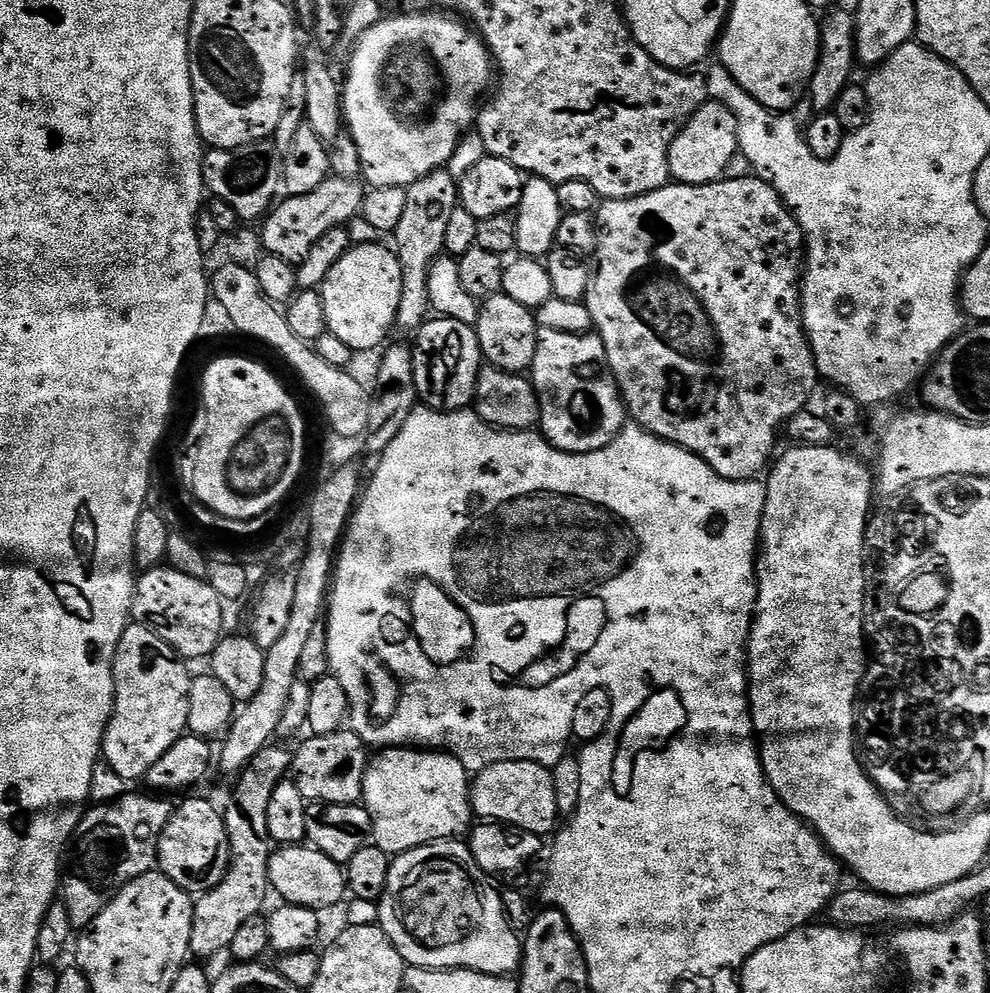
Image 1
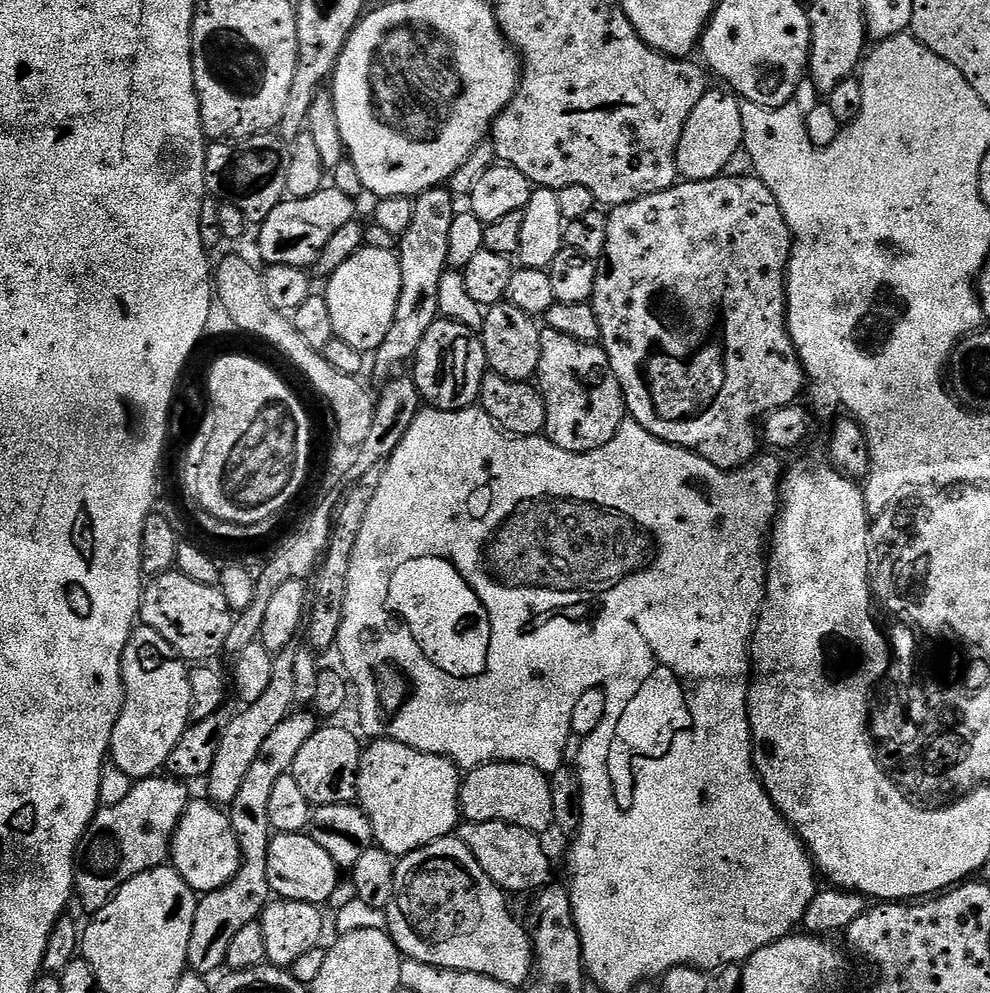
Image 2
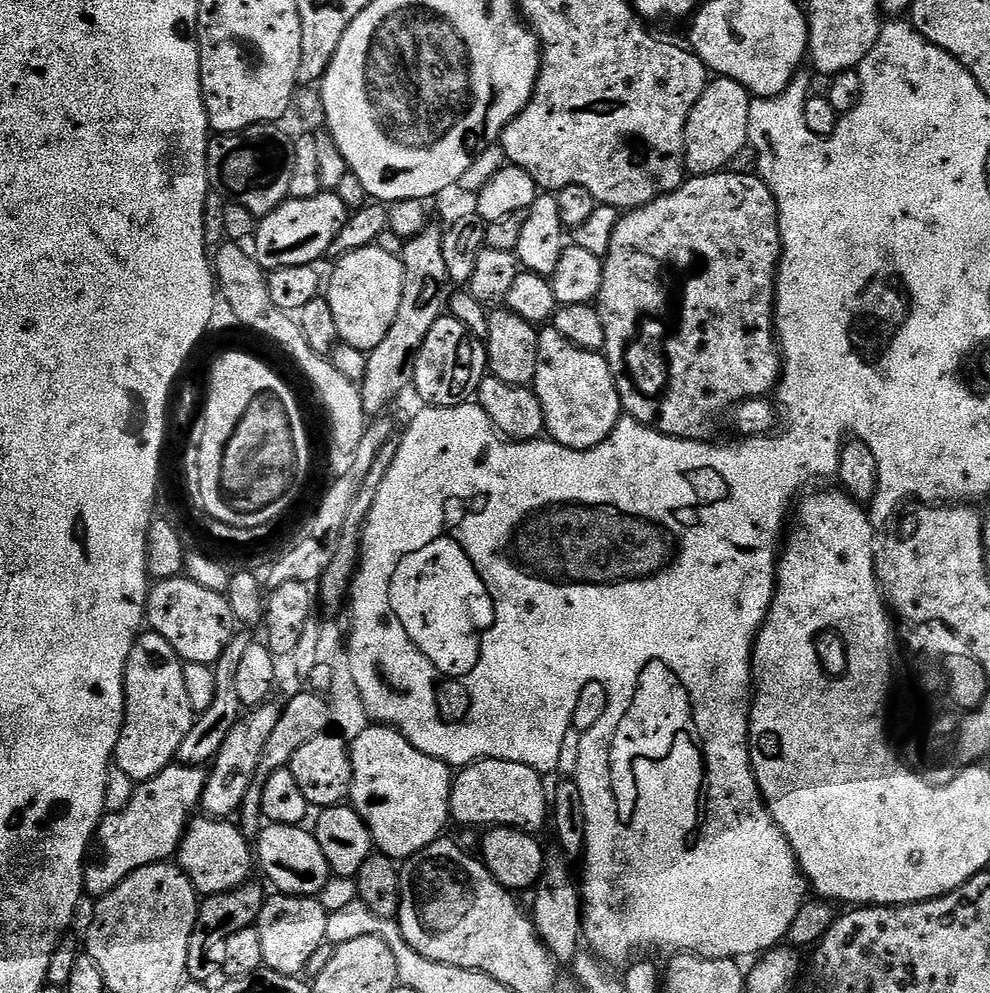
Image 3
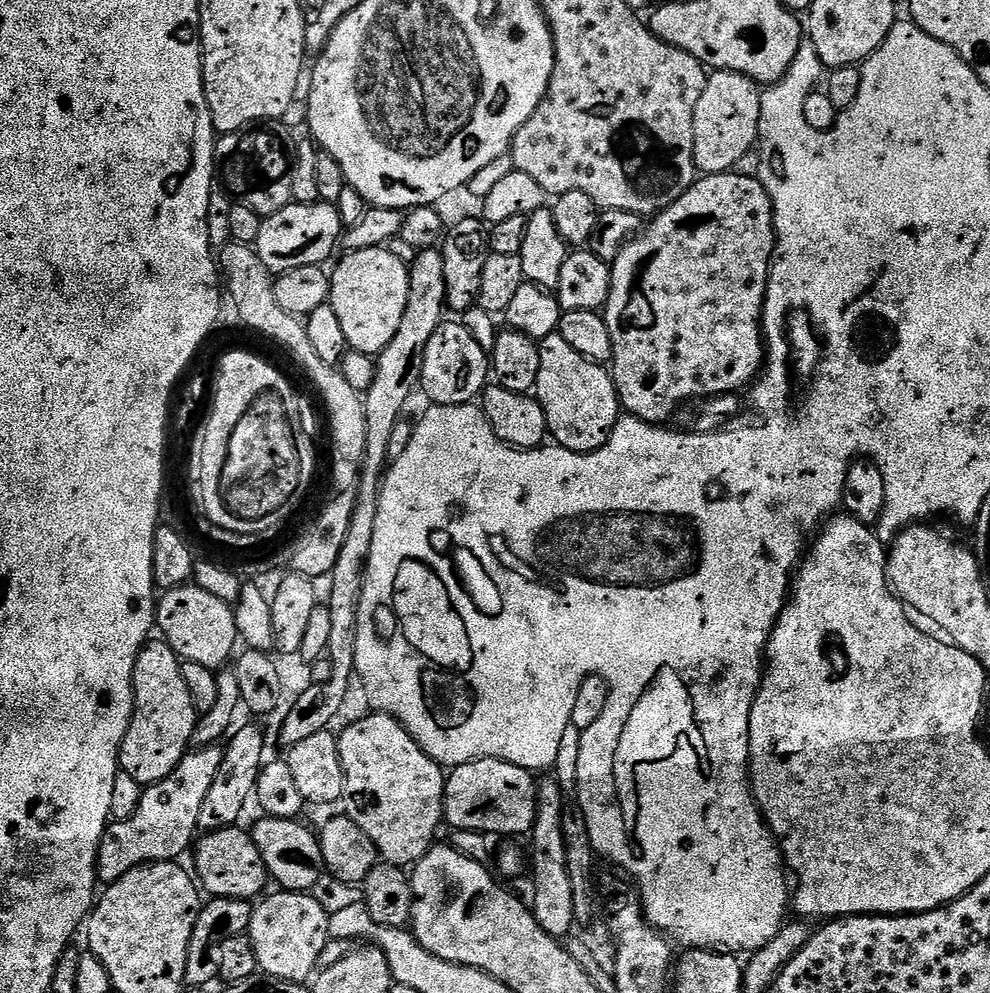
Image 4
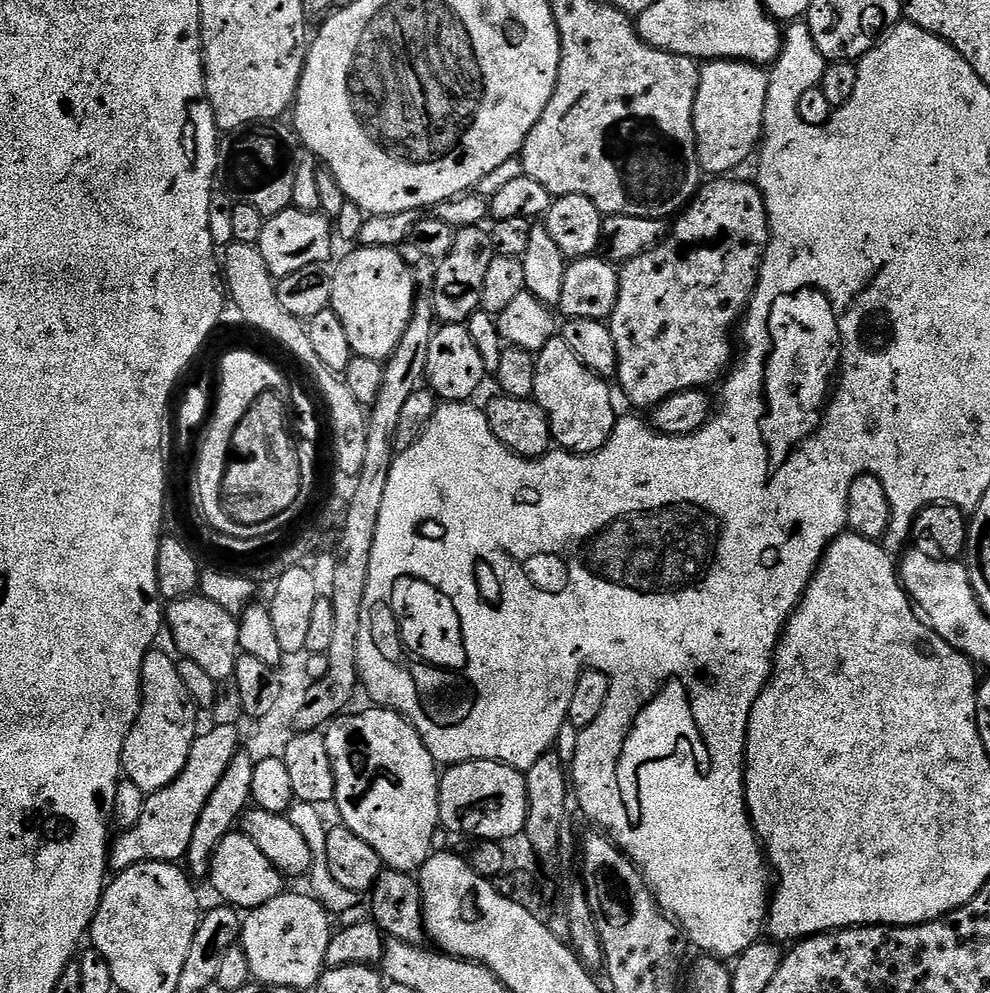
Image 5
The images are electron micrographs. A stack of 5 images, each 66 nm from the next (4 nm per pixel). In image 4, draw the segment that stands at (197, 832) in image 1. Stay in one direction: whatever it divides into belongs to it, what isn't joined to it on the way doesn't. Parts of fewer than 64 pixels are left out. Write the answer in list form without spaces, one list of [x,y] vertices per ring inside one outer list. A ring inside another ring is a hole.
[[[233,826],[201,835],[195,845],[194,852],[195,850],[194,876],[199,887],[209,897],[221,900],[234,898],[235,900],[252,902],[265,895],[266,889],[264,887],[270,884],[268,868],[264,864],[258,846],[252,841],[251,835],[245,829],[243,832],[240,826]]]

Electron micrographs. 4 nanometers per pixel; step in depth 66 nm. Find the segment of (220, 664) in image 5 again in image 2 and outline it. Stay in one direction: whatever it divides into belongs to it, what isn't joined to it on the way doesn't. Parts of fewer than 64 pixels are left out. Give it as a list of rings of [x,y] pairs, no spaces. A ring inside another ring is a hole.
[[[179,570],[151,577],[145,583],[144,597],[140,599],[139,623],[145,628],[158,630],[158,634],[162,634],[186,662],[208,662],[211,656],[221,655],[233,619],[232,607],[219,587],[202,586],[202,582],[186,578]]]

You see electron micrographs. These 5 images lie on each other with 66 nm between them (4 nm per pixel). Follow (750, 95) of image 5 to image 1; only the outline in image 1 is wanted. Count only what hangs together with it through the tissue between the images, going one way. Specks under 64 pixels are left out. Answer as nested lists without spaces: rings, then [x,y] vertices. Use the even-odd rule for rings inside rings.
[[[709,99],[674,138],[668,155],[668,175],[678,184],[713,184],[723,177],[730,158],[739,151],[738,122],[734,114],[723,102]]]

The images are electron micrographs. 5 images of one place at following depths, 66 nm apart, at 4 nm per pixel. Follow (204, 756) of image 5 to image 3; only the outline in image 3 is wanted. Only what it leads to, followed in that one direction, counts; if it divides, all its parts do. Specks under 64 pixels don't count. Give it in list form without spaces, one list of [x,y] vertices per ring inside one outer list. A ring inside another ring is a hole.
[[[171,764],[155,775],[153,779],[141,781],[125,810],[107,813],[97,828],[97,836],[93,839],[90,850],[92,857],[88,862],[91,871],[93,868],[98,875],[105,876],[105,878],[103,881],[89,879],[86,884],[87,893],[89,895],[94,894],[93,896],[99,898],[108,892],[112,892],[134,870],[169,861],[179,851],[181,838],[184,837],[184,832],[193,817],[194,813],[192,812],[197,811],[197,808],[201,805],[206,780],[207,773],[201,767]]]

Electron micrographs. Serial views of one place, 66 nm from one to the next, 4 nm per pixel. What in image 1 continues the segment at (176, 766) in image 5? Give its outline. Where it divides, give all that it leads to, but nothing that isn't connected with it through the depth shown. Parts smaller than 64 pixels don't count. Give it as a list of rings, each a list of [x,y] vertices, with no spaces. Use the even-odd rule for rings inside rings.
[[[129,623],[127,630],[124,631],[122,638],[118,642],[118,650],[114,654],[114,662],[112,663],[112,669],[114,670],[114,686],[116,687],[116,704],[112,708],[112,720],[108,723],[102,749],[103,763],[107,765],[107,767],[112,768],[116,777],[121,781],[143,781],[144,775],[150,770],[150,766],[154,766],[154,762],[158,762],[158,758],[162,758],[162,754],[166,754],[166,750],[170,750],[170,746],[174,746],[174,742],[178,742],[180,737],[188,732],[190,686],[192,685],[193,673],[191,671],[188,672],[187,667],[189,668],[189,665],[158,635],[155,628],[150,628],[147,624]]]

